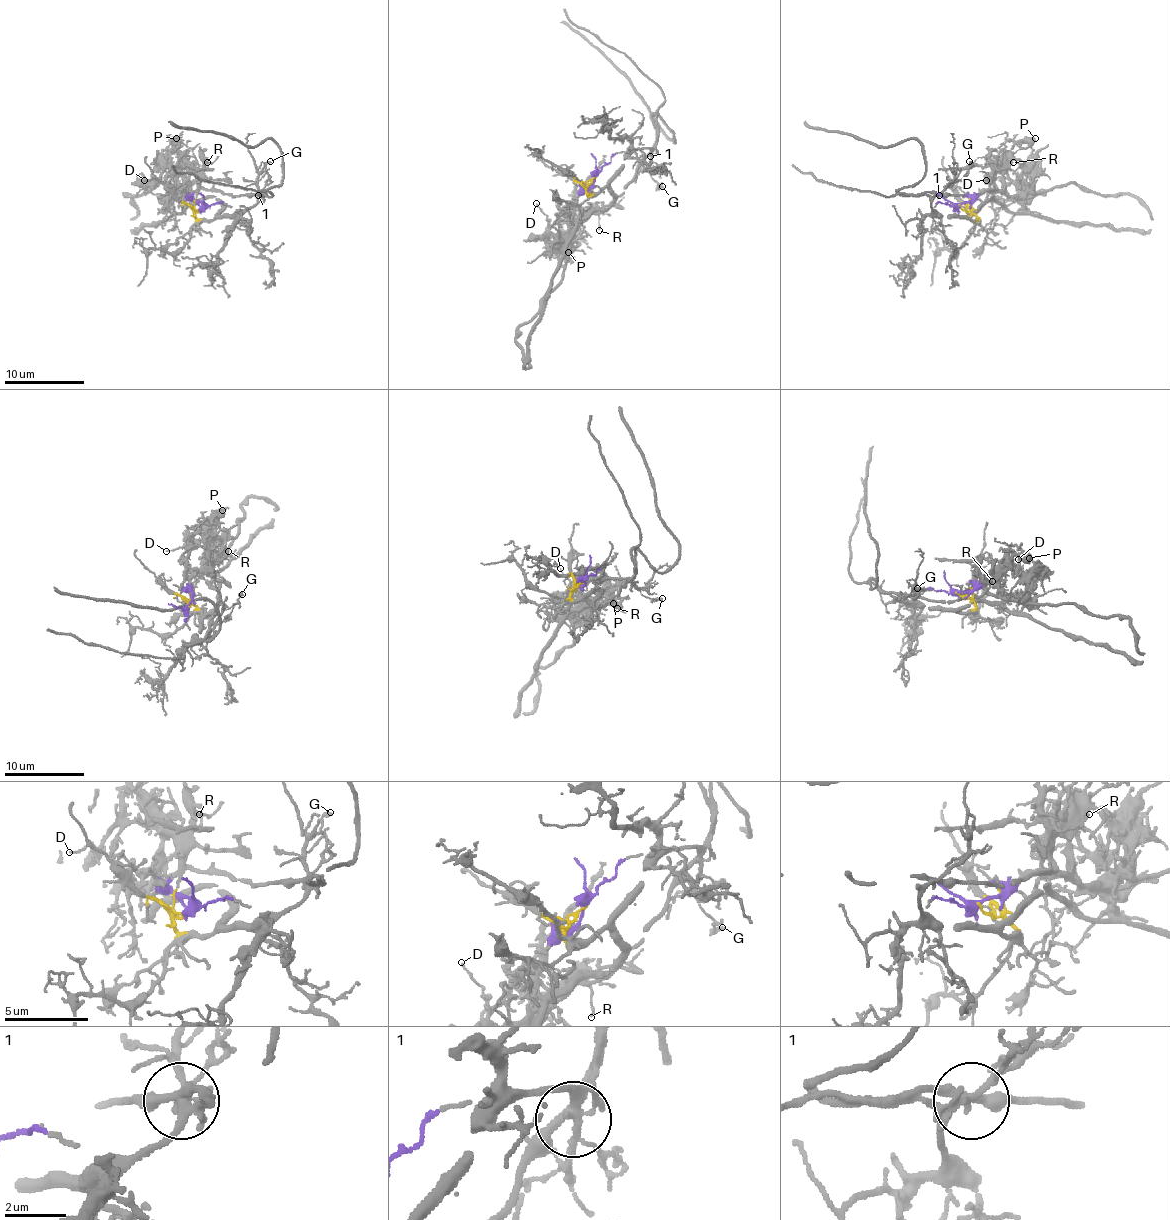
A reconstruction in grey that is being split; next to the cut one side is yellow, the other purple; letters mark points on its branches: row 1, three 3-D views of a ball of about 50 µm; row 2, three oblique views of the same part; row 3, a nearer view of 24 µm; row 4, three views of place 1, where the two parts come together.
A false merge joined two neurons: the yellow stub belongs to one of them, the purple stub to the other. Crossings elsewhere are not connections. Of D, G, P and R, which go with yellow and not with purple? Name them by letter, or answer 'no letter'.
G

